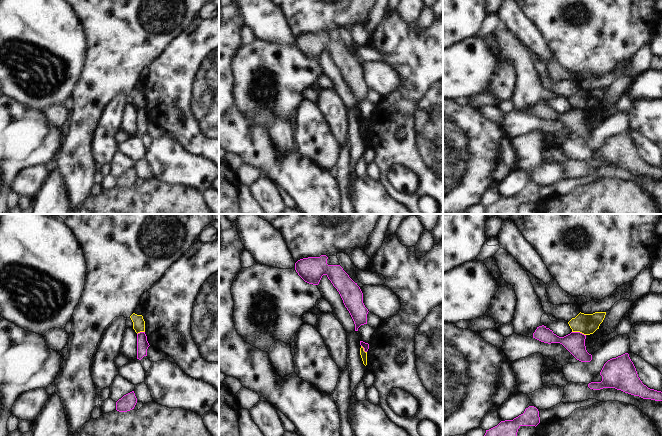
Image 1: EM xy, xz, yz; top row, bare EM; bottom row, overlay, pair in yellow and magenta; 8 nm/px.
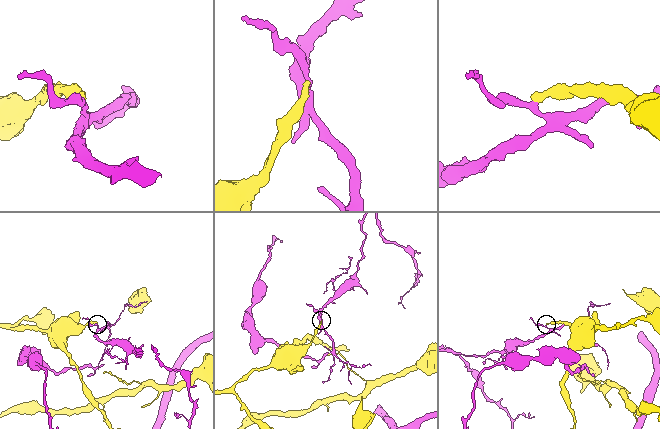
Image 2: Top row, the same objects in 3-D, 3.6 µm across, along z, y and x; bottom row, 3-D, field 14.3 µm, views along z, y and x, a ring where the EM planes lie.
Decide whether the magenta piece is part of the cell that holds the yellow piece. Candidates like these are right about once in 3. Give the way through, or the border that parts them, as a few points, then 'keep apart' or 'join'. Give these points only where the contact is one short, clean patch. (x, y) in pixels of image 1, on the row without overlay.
border along yz (572, 107), (578, 107), (585, 111); keep apart

